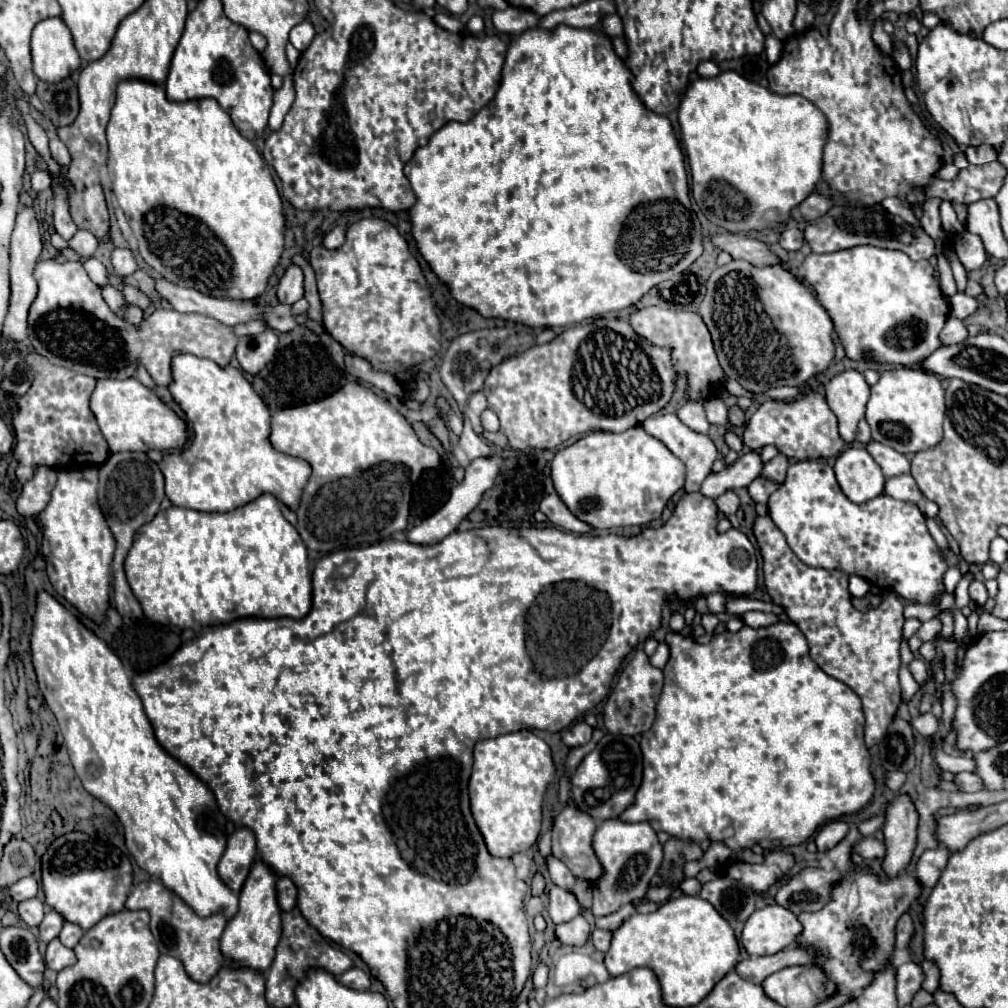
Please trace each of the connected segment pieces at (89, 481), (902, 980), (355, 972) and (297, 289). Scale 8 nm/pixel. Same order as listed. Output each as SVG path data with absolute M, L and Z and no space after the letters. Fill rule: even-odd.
M73 469L73 471L57 471L57 483L53 487L53 495L45 511L41 513L42 542L41 556L46 562L46 571L53 589L63 595L81 615L95 623L103 623L109 611L109 585L111 585L111 561L115 551L113 533L107 527L107 521L97 503L97 469Z
M903 963L897 967L897 1001L899 1007L905 1007L911 1003L913 995L921 989L921 983L925 979L925 973L919 963Z
M351 967L343 975L339 975L339 983L347 985L349 989L357 989L357 991L369 989L369 977L365 975L365 971L361 971L357 967Z
M289 265L277 285L277 297L281 303L293 305L303 297L303 271L299 265Z

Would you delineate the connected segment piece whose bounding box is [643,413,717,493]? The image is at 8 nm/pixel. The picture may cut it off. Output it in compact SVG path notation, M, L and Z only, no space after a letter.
M659 413L659 415L653 415L649 417L645 423L643 423L643 429L653 435L655 439L663 441L667 445L667 449L677 455L685 467L687 467L687 479L685 479L685 491L691 493L691 491L699 491L701 483L705 481L705 477L711 473L711 465L713 461L717 459L717 449L713 445L713 441L707 437L707 435L701 435L701 433L695 433L691 431L685 423L681 423L681 419L675 415L675 413Z

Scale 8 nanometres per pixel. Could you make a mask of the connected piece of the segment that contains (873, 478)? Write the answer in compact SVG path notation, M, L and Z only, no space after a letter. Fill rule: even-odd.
M853 445L837 455L833 465L841 491L853 503L865 503L883 493L885 477L865 447Z

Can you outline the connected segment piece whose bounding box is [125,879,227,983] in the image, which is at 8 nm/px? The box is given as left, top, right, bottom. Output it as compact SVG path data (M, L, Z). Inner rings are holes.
M159 879L139 883L135 891L129 895L125 907L131 911L139 909L149 911L151 919L155 919L155 937L159 937L159 951L181 959L191 979L207 983L221 969L225 957L219 949L219 937L227 925L223 913L215 913L211 917L199 917L185 901L175 897L175 893L169 891Z

